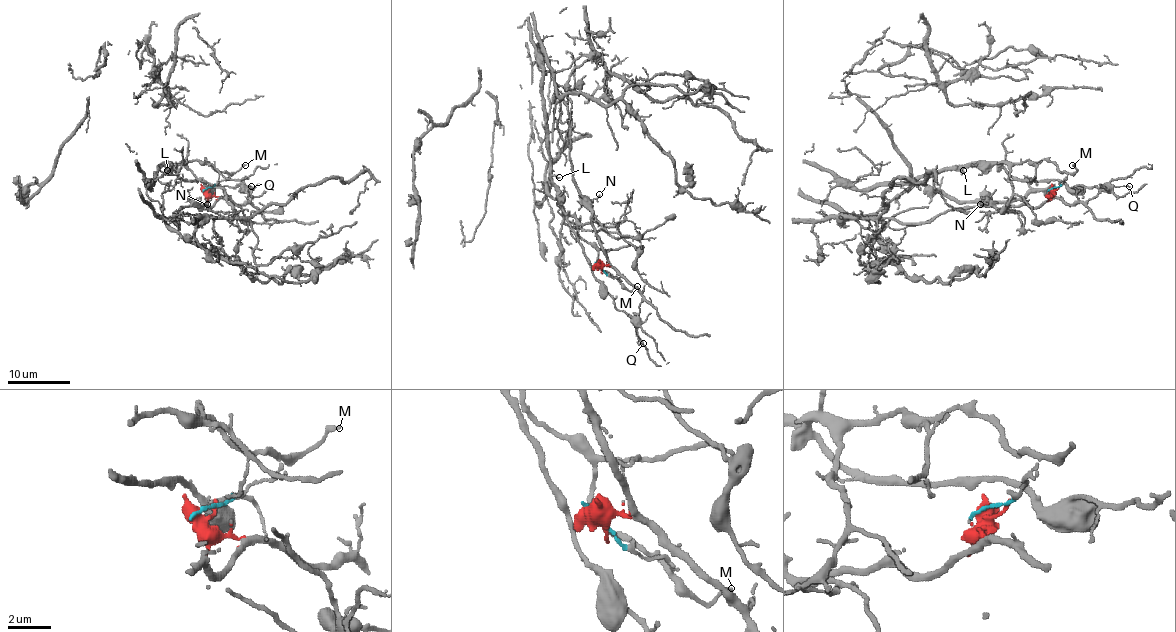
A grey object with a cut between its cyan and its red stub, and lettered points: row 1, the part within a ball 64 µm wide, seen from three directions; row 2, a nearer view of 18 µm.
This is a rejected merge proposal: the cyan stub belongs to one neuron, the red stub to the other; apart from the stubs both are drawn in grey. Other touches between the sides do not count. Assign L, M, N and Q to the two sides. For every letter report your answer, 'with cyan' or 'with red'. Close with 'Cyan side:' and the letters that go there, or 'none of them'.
L: with cyan
M: with cyan
N: with red
Q: with red
Cyan side: L, M

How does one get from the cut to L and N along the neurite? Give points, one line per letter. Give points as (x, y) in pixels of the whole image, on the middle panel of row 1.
L: (596, 264), (621, 281), (597, 261), (597, 250), (563, 210), (561, 192), (552, 181), (552, 175), (560, 177)
N: (596, 264), (607, 266), (608, 259), (591, 216), (591, 200), (599, 194)

